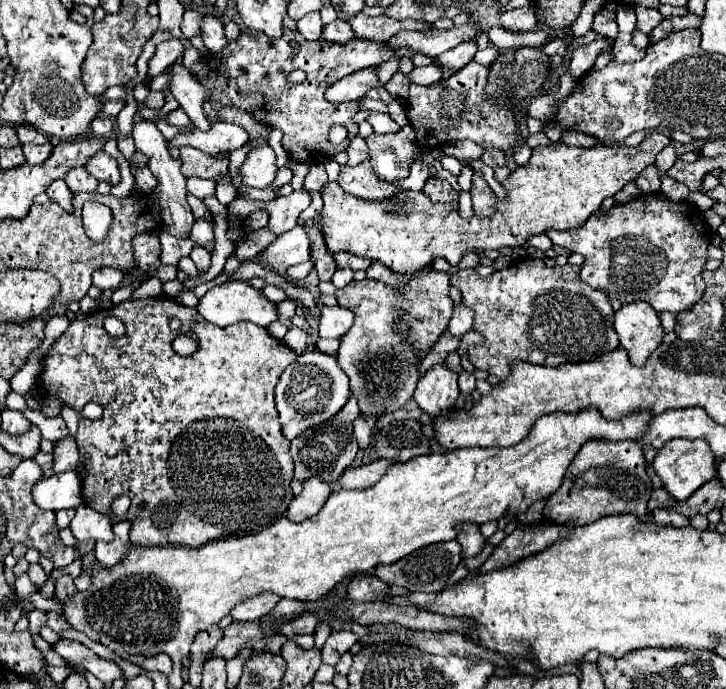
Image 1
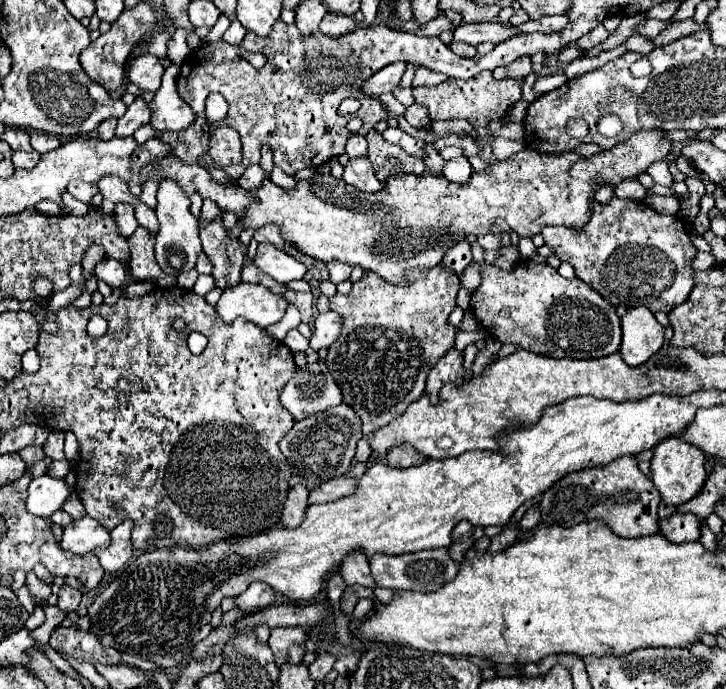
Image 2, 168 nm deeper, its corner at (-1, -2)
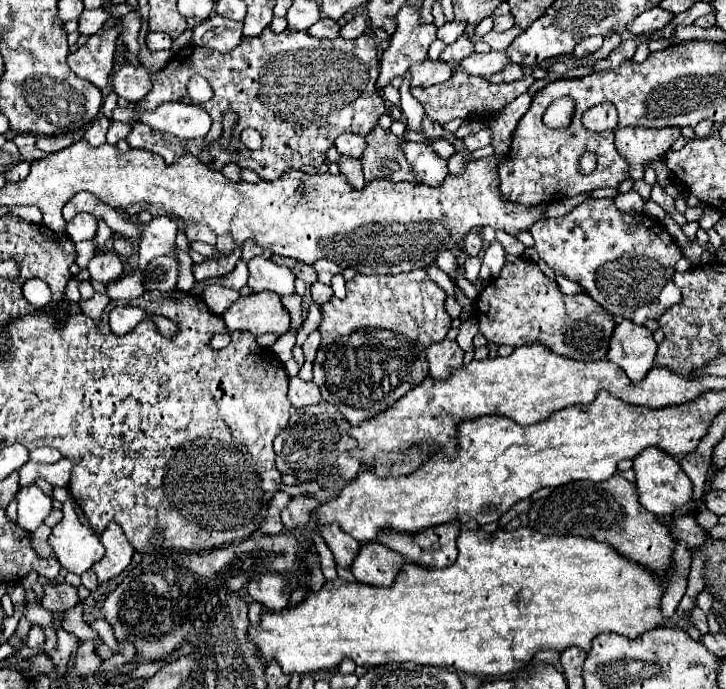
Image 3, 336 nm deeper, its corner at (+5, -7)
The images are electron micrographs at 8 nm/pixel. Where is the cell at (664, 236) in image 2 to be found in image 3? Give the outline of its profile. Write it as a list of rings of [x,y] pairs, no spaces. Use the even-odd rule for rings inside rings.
[[[587,199],[571,213],[555,219],[537,221],[531,227],[535,249],[539,257],[559,275],[577,281],[603,309],[613,315],[621,315],[635,323],[659,319],[671,305],[681,303],[681,291],[673,283],[675,263],[683,257],[681,247],[665,231],[663,223],[647,215],[629,215],[617,209],[613,199]]]

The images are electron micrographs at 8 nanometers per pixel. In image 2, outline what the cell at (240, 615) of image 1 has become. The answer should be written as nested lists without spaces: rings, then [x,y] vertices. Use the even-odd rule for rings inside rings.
[[[263,582],[251,584],[243,594],[237,598],[237,608],[239,610],[249,610],[249,608],[267,608],[275,600],[275,590]]]

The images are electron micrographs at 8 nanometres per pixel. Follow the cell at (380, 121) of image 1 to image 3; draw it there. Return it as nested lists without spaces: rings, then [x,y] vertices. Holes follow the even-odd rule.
[[[401,141],[401,149],[403,149],[409,165],[413,167],[413,171],[421,183],[437,187],[449,175],[447,161],[441,159],[429,145],[413,143],[413,141]]]

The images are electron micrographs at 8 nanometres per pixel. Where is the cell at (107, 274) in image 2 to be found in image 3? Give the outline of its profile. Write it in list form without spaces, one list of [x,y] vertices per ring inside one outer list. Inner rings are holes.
[[[105,251],[103,255],[97,255],[89,261],[87,271],[91,273],[91,279],[107,285],[107,283],[117,281],[123,275],[123,263],[115,253]]]

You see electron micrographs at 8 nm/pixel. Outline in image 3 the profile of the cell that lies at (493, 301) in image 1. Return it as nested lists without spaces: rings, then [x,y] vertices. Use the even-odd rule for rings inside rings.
[[[521,259],[517,263],[507,263],[499,277],[489,281],[485,289],[479,293],[475,299],[475,309],[477,309],[477,325],[479,331],[485,335],[489,343],[495,345],[511,345],[511,347],[521,347],[521,345],[535,345],[541,343],[543,347],[551,349],[555,355],[563,355],[575,361],[599,361],[607,355],[609,351],[609,339],[615,329],[613,315],[605,311],[593,297],[589,297],[585,291],[577,295],[565,295],[559,291],[557,283],[541,273],[537,263]]]

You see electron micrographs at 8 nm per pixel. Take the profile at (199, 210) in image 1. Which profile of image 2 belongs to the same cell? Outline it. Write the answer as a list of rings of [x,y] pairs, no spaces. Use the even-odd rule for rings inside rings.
[[[221,218],[201,228],[201,242],[203,242],[203,252],[207,252],[213,264],[211,276],[215,278],[215,286],[221,290],[227,290],[239,284],[245,254],[239,240],[231,240],[227,236],[227,230],[223,228]]]

